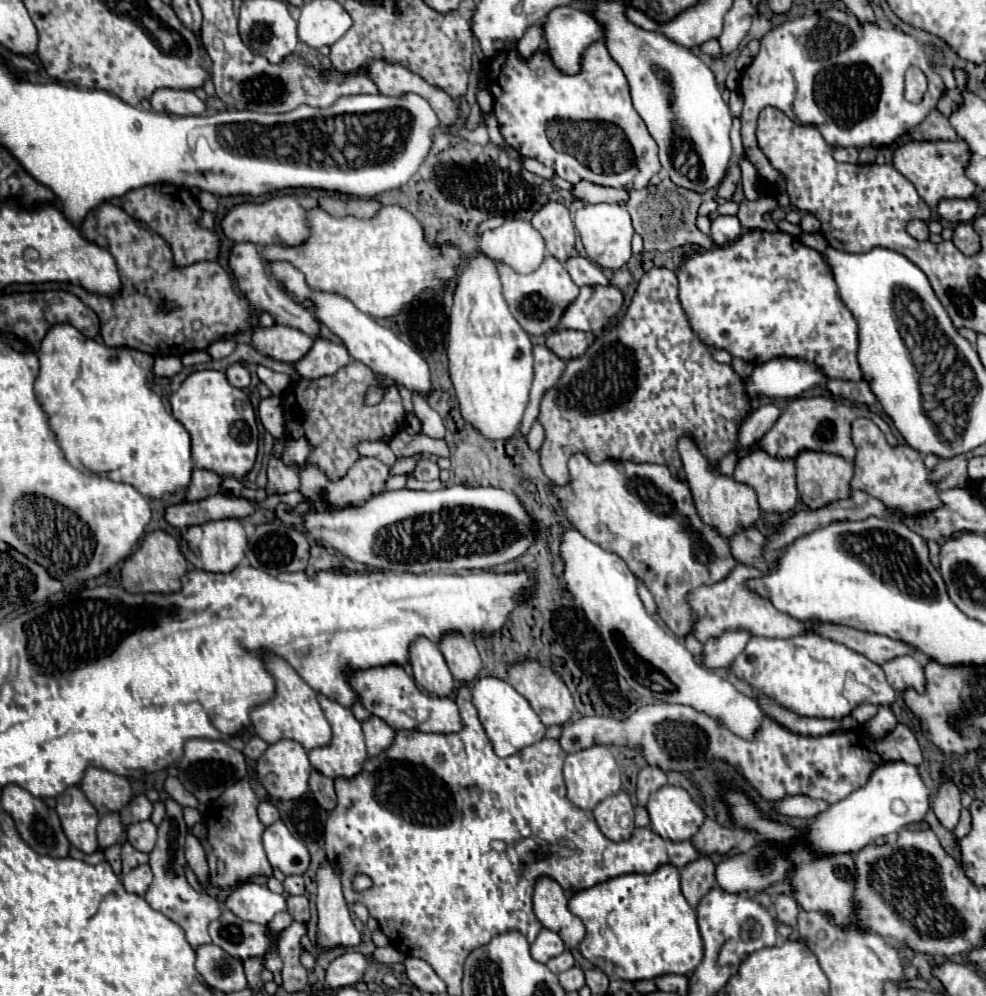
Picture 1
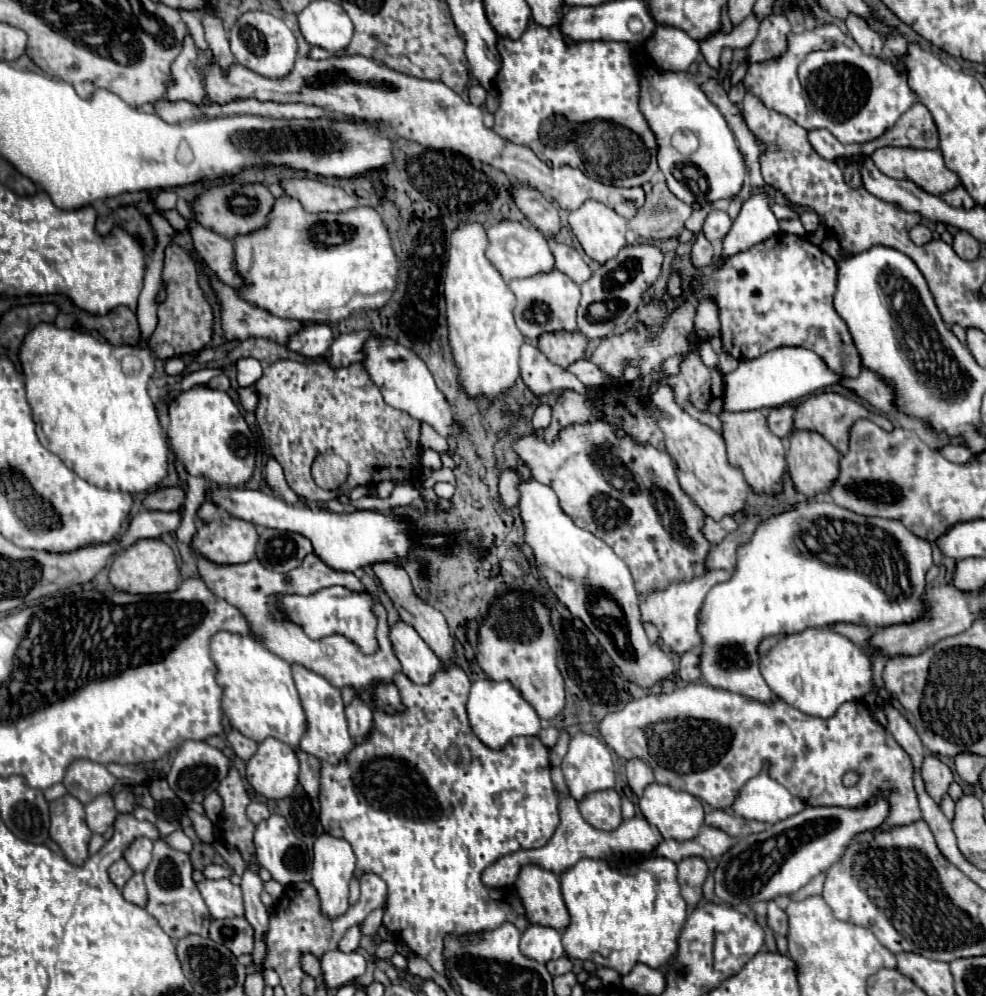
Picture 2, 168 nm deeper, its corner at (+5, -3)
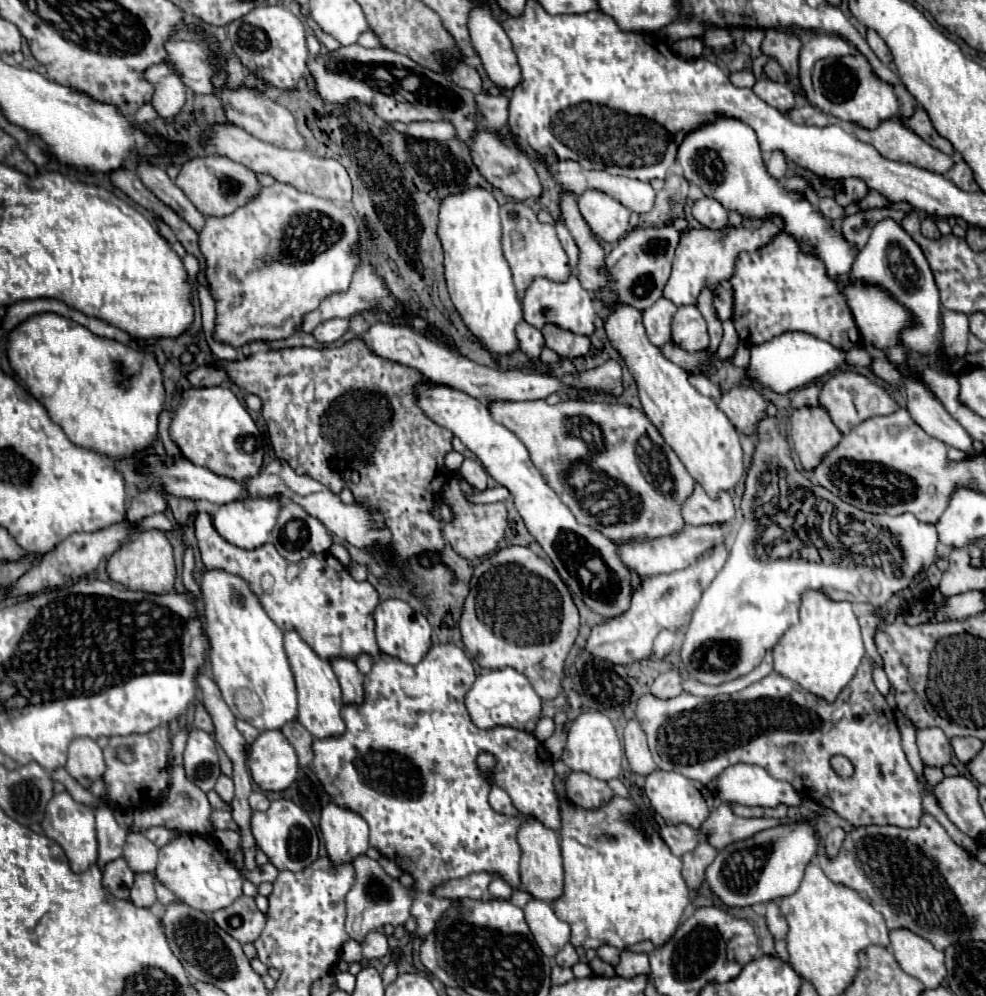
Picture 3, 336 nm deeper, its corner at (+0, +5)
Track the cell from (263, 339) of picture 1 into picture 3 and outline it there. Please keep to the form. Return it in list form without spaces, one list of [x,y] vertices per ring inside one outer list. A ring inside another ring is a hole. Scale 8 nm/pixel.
[[[329,319],[329,321],[323,321],[321,325],[317,325],[313,335],[319,343],[329,345],[329,343],[335,343],[337,339],[341,339],[347,331],[349,331],[349,319]]]

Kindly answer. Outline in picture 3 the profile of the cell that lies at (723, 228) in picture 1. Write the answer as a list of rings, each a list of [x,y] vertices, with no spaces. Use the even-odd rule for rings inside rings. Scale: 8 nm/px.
[[[701,197],[691,207],[693,217],[707,229],[721,229],[727,227],[727,215],[729,211],[711,197]]]

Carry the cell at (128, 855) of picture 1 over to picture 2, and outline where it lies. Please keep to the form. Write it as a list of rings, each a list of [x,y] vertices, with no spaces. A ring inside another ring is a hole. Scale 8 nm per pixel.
[[[118,859],[116,863],[112,863],[110,869],[108,869],[108,873],[110,873],[112,883],[114,883],[118,889],[122,889],[122,885],[134,875],[134,871],[132,871],[132,867],[126,863],[126,859]]]

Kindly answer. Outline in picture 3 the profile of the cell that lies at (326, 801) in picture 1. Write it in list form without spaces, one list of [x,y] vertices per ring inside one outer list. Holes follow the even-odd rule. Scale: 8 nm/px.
[[[289,721],[281,727],[283,735],[287,737],[287,741],[293,745],[299,765],[301,767],[309,767],[313,753],[311,753],[311,743],[313,743],[313,735],[299,723],[299,721]]]

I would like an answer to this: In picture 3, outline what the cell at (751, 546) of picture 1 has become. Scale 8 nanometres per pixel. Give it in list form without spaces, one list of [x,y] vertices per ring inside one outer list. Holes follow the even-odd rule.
[[[697,483],[693,493],[681,505],[681,515],[683,515],[683,521],[691,523],[691,525],[729,523],[735,517],[735,507],[733,507],[731,495],[727,491],[721,491],[713,499]]]

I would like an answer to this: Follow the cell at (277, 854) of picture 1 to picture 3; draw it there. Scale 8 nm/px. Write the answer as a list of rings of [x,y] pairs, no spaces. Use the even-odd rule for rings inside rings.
[[[289,799],[271,801],[267,811],[255,811],[251,817],[251,833],[257,847],[269,857],[279,871],[301,871],[309,867],[319,853],[319,835],[309,815]]]

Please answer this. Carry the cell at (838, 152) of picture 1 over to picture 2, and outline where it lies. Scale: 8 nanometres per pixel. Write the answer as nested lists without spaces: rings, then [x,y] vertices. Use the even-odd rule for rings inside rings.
[[[816,129],[808,133],[808,139],[816,153],[828,161],[840,161],[846,155],[846,147],[826,129]]]

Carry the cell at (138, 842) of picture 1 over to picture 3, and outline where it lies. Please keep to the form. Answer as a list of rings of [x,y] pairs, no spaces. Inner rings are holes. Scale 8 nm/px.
[[[135,831],[127,835],[123,857],[127,865],[133,869],[133,873],[153,873],[157,867],[157,847],[147,837]]]

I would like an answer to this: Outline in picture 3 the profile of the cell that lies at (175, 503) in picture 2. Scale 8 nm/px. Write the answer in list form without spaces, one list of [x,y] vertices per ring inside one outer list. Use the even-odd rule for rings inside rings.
[[[147,489],[147,491],[141,491],[127,507],[127,513],[125,513],[125,521],[127,523],[137,523],[141,521],[143,517],[147,515],[153,515],[153,513],[163,513],[167,509],[167,501],[161,493],[153,491],[153,489]]]

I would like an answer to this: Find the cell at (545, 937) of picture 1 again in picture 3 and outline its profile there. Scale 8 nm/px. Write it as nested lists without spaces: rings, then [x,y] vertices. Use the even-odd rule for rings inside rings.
[[[531,901],[525,907],[529,929],[547,957],[555,957],[565,943],[569,943],[569,925],[561,921],[549,901]]]

